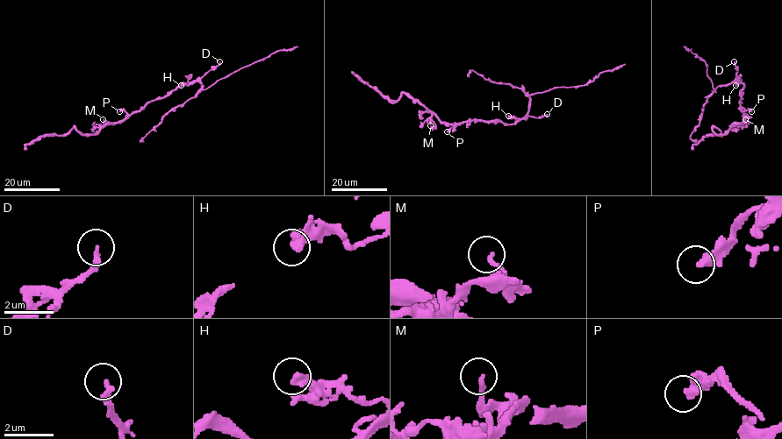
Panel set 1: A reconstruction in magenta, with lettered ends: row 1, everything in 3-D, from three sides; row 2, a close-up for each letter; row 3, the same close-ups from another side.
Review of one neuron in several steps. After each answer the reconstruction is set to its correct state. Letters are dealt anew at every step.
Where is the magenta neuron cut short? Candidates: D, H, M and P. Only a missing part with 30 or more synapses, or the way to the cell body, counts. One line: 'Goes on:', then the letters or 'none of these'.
Goes on: none of these

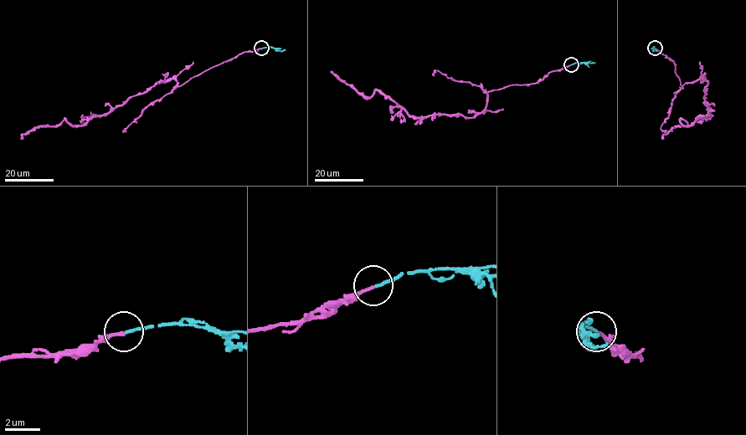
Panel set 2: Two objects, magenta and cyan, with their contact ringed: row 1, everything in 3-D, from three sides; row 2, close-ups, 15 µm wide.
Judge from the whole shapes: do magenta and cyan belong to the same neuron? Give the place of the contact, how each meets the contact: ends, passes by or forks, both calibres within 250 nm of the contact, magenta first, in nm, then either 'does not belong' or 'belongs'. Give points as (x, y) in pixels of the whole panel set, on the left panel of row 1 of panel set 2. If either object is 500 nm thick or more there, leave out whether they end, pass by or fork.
at (261, 48); magenta ends there; cyan ends there; 170 nm thick on the magenta side, 160 nm on the other; belongs

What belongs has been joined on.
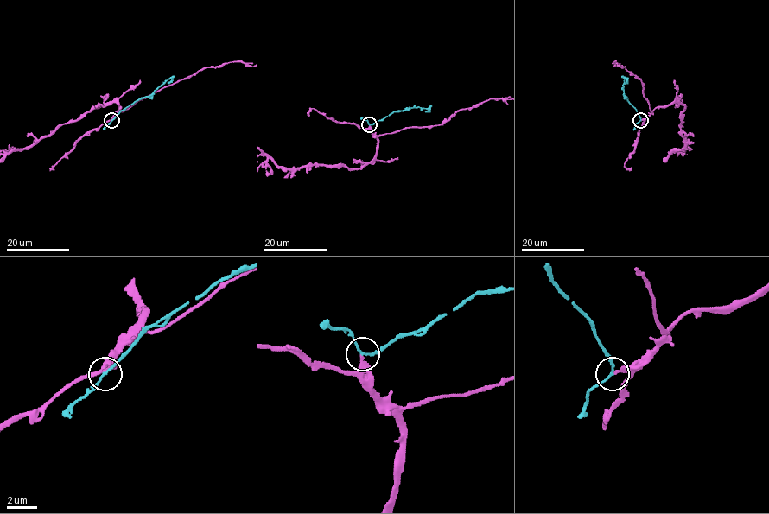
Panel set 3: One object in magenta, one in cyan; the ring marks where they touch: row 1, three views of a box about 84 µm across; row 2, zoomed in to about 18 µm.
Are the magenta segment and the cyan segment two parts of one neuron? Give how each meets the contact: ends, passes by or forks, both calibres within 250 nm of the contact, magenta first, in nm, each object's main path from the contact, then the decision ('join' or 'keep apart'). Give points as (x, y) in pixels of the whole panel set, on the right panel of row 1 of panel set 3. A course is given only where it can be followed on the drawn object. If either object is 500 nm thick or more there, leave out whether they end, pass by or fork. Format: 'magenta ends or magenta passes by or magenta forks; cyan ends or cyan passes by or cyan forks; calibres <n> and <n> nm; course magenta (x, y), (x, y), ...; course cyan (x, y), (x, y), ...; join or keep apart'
magenta ends; cyan passes by; calibres 170 and 130 nm; course cyan (640, 120), (637, 110), (624, 94), (622, 85), (626, 79), (626, 83); join

